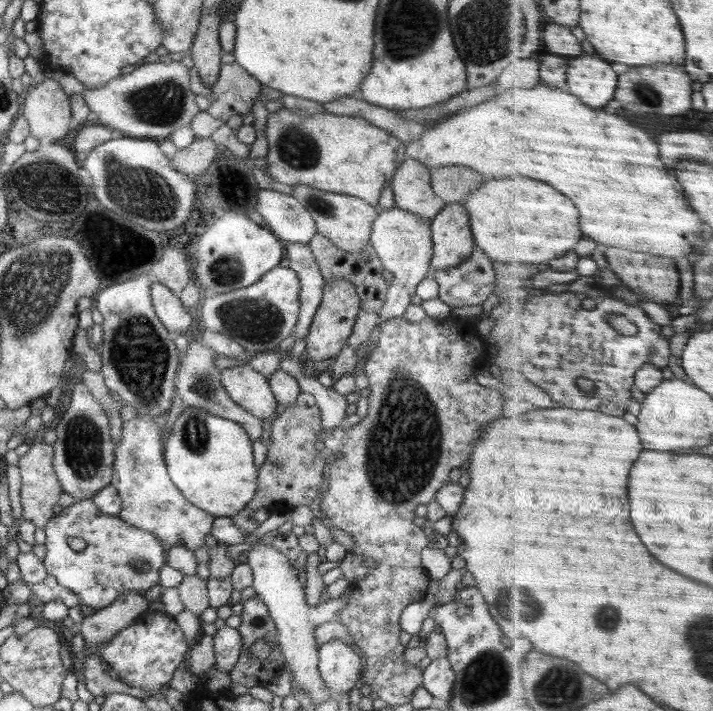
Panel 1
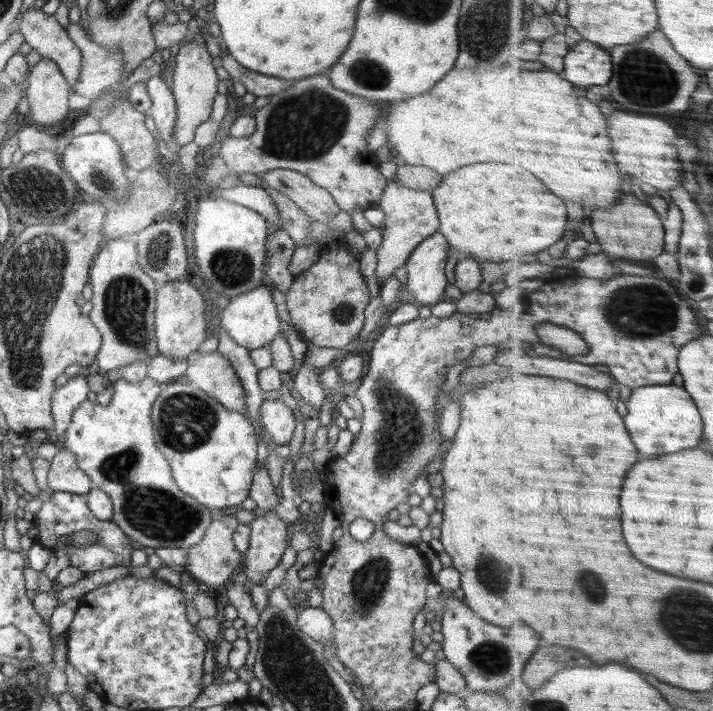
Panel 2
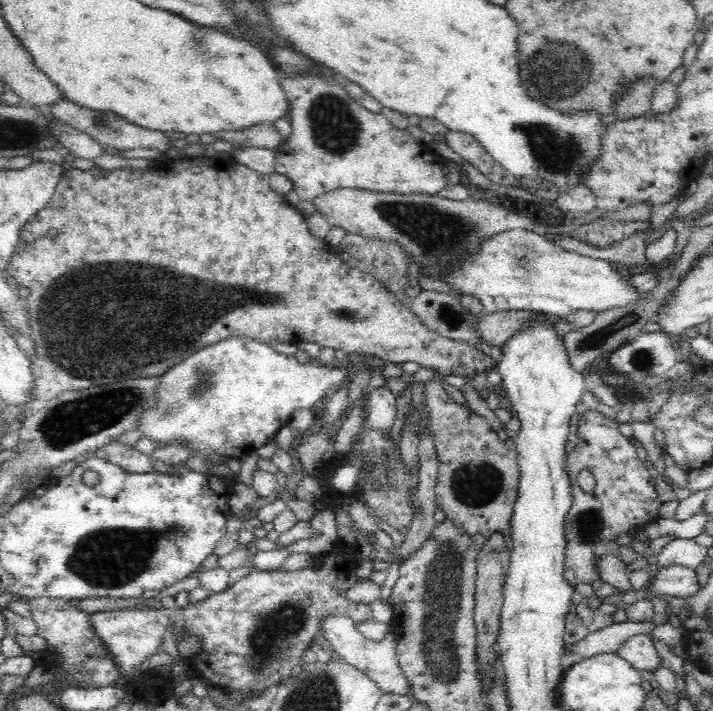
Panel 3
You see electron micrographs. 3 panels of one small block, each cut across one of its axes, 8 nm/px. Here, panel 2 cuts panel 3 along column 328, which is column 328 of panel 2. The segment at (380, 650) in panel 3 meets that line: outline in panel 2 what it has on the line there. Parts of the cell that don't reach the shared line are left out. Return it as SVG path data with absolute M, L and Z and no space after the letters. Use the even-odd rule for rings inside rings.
M302 606L302 609L299 609L297 623L304 634L328 649L331 647L334 638L333 622L324 609Z

